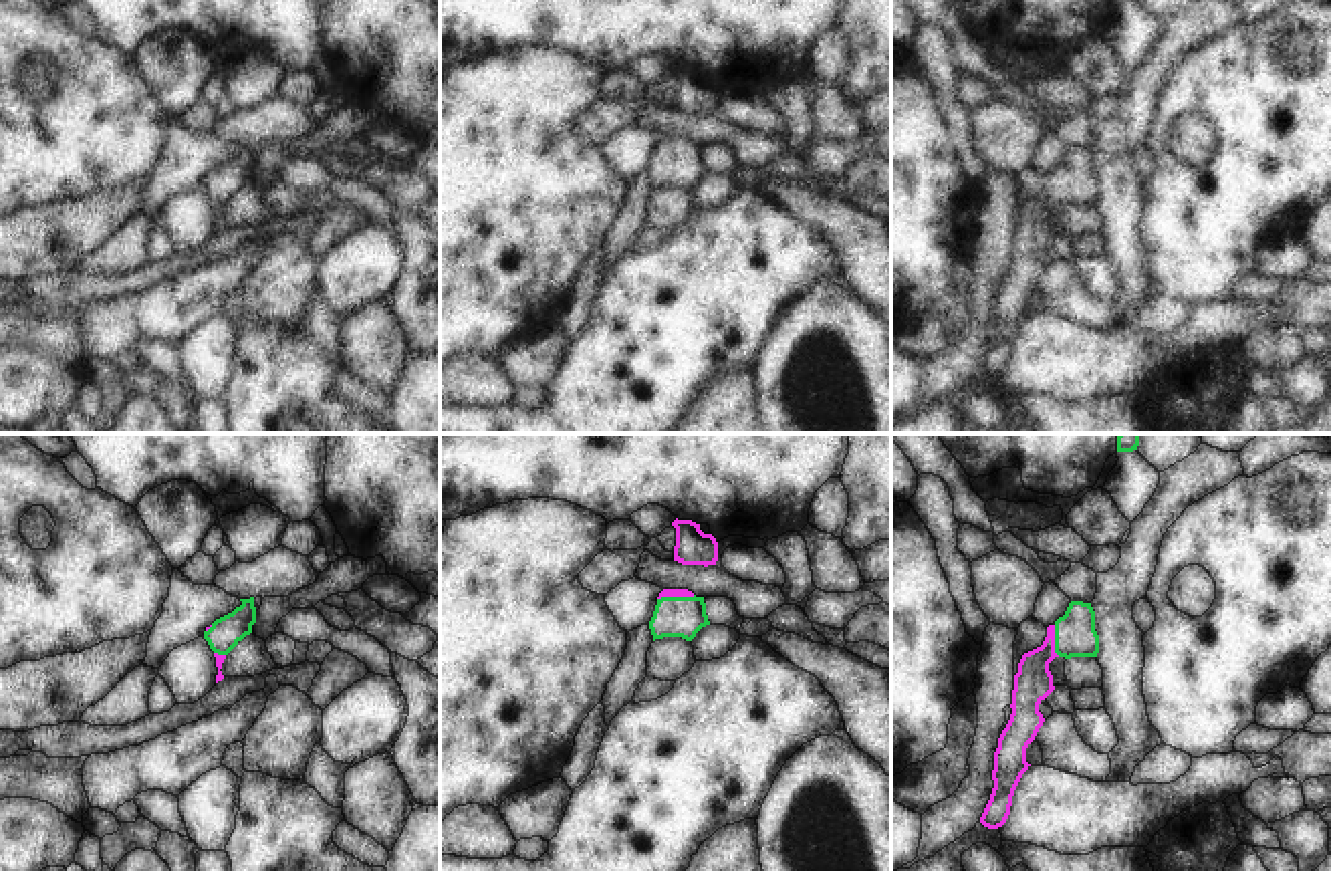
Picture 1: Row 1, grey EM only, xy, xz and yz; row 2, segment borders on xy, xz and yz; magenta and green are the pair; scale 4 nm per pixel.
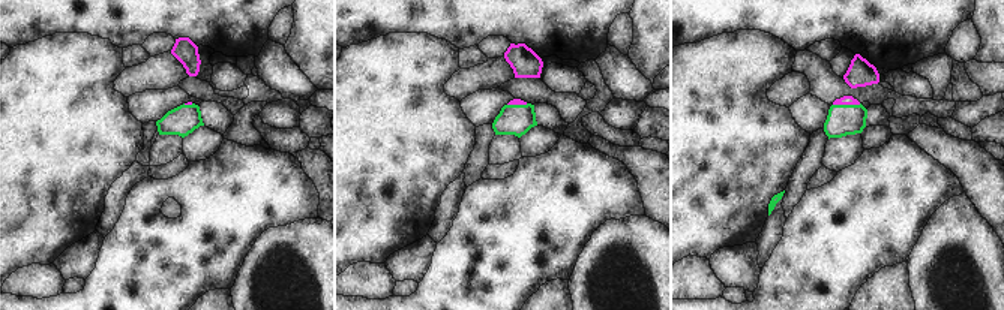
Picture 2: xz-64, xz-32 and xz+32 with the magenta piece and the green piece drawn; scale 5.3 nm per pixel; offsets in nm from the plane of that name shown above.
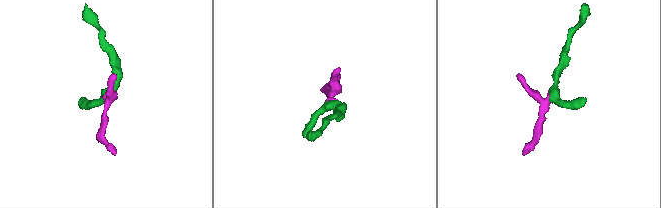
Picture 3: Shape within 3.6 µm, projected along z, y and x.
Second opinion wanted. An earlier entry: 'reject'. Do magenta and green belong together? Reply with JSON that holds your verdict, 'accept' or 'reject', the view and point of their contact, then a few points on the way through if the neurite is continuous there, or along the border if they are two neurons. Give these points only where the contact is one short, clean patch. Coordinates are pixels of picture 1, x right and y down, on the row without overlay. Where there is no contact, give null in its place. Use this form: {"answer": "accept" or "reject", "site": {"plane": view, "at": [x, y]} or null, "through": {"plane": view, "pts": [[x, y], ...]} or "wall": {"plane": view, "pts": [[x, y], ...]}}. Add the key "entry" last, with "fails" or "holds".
{"answer": "accept", "site": {"plane": "xz", "at": [676, 144]}, "entry": "fails"}

